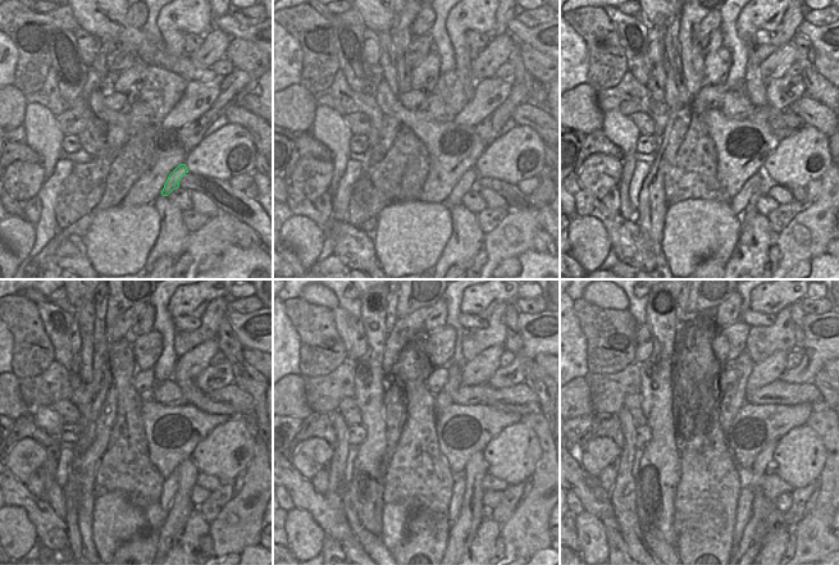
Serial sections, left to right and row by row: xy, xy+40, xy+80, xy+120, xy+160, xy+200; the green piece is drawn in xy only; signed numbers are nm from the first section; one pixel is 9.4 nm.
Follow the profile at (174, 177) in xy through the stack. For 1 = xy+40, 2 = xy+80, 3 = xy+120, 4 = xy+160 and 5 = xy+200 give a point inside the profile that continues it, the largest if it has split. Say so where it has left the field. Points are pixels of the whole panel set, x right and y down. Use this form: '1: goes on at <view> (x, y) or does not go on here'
1: goes on at xy+40 (465, 185)
2: goes on at xy+80 (739, 203)
3: goes on at xy+120 (171, 487)
4: goes on at xy+160 (459, 488)
5: goes on at xy+200 (743, 514)

